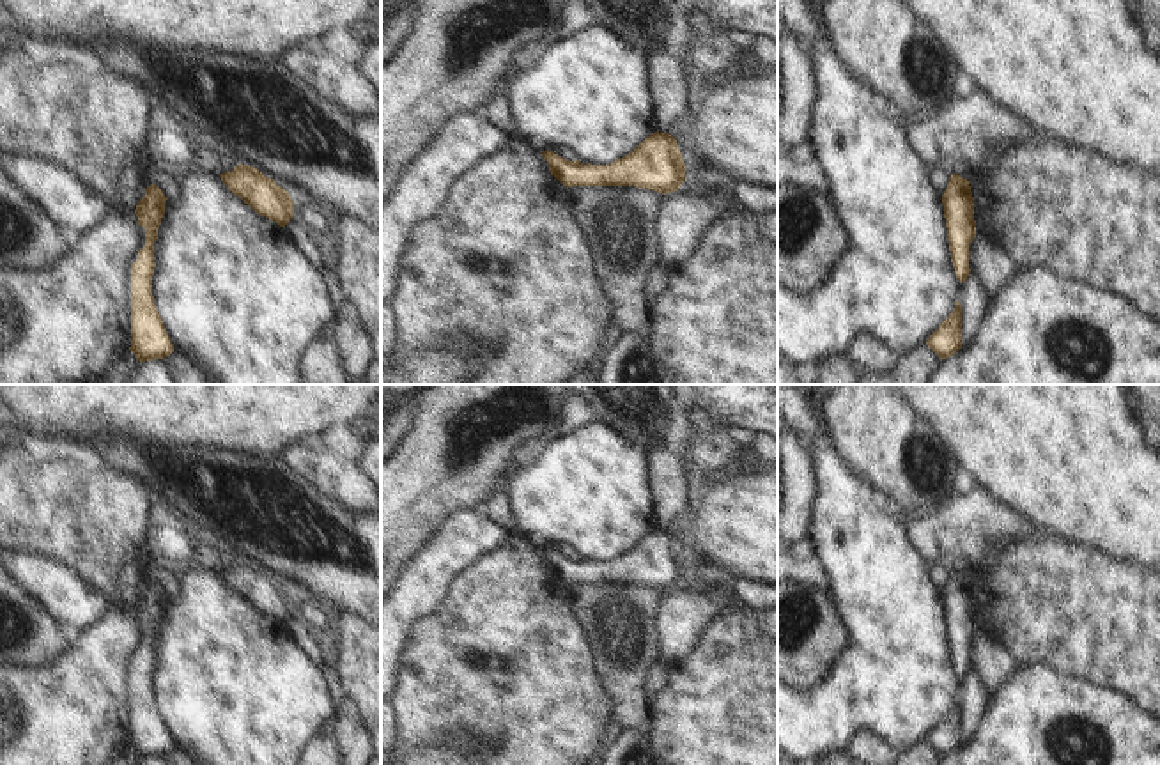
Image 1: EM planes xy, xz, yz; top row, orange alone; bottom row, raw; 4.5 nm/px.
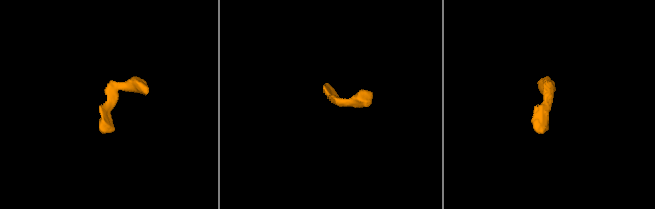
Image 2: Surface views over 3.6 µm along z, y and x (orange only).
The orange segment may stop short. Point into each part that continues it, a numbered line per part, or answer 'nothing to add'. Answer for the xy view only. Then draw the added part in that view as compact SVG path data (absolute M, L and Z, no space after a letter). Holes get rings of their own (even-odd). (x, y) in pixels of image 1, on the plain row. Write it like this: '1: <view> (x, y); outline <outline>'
nothing to add

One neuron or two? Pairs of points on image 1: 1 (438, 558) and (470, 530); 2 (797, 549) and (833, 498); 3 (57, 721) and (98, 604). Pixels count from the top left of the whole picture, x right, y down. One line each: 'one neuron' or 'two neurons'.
1: one neuron
2: two neurons
3: two neurons

